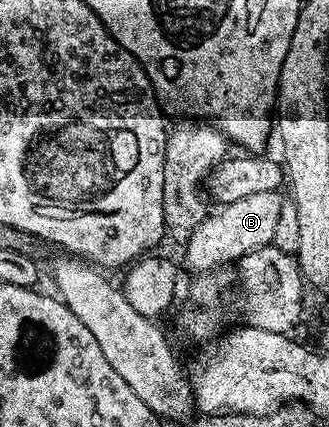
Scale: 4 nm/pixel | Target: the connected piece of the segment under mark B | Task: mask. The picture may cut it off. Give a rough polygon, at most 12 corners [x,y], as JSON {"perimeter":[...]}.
{"perimeter":[[284,198],[212,208],[182,246],[207,273],[272,244]]}

